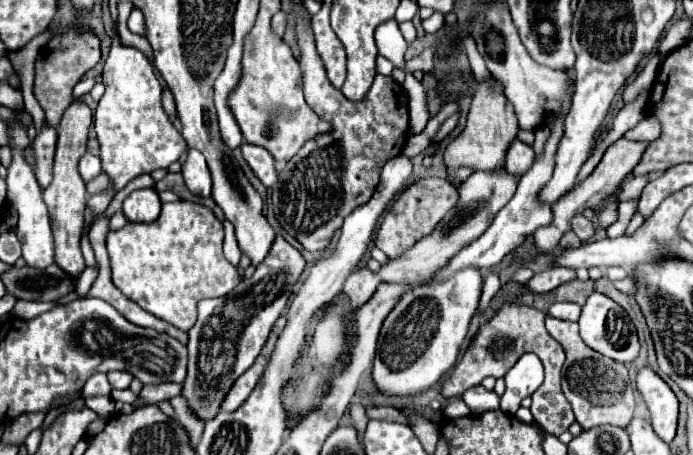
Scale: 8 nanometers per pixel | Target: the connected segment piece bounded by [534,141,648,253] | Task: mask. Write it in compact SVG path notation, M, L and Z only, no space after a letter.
M616 141L616 143L612 143L606 149L606 153L604 153L602 161L598 163L598 167L582 183L578 183L570 193L566 193L560 201L554 203L554 207L552 207L552 223L546 225L546 227L538 227L534 231L534 247L536 247L536 251L538 253L550 253L550 251L554 251L558 247L560 237L566 231L572 229L570 227L570 219L572 217L582 215L586 209L594 209L598 205L604 205L604 201L618 191L618 187L622 185L622 181L626 179L626 175L636 167L636 163L640 161L646 145L648 143L644 143L644 141Z

